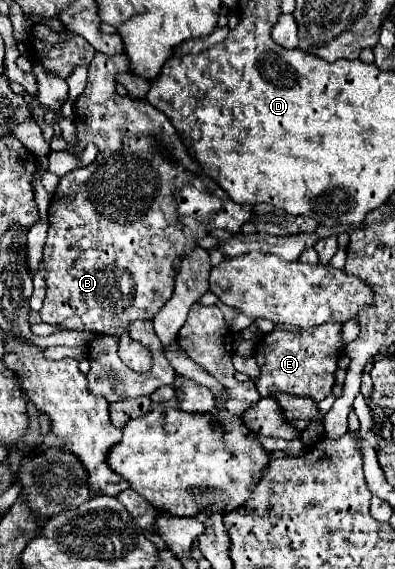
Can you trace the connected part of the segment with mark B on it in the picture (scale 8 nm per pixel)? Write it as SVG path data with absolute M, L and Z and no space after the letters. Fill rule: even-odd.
M95 53L89 65L89 79L87 87L75 101L75 127L79 145L73 153L83 151L89 143L99 147L97 159L87 167L77 167L69 175L59 179L55 195L49 205L49 235L43 247L43 261L45 261L45 281L47 281L47 295L41 309L41 319L45 323L57 323L63 329L77 329L77 331L95 331L97 334L117 335L119 337L118 355L123 363L137 372L150 370L153 359L150 351L141 343L132 341L129 336L129 325L137 319L153 319L153 315L171 299L173 295L173 261L177 257L187 257L197 239L205 233L219 227L217 219L221 217L221 227L237 233L239 227L249 221L249 209L245 205L233 205L229 195L217 187L213 179L209 179L195 161L189 159L183 149L179 151L175 145L177 133L171 121L149 105L143 99L119 97L115 89L115 77L128 72L130 68L127 55L105 55ZM169 151L169 157L163 153ZM193 183L199 189L209 189L209 193L221 193L225 197L223 209L217 213L209 213L205 217L189 215L177 217L175 209L177 203L173 201L173 193L177 187Z

